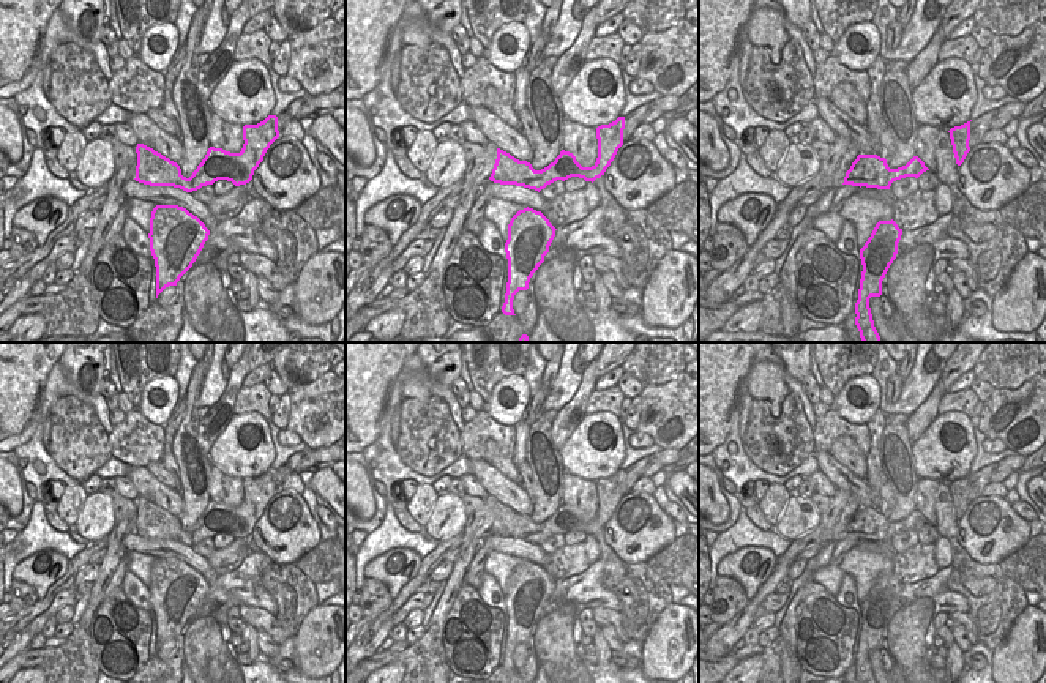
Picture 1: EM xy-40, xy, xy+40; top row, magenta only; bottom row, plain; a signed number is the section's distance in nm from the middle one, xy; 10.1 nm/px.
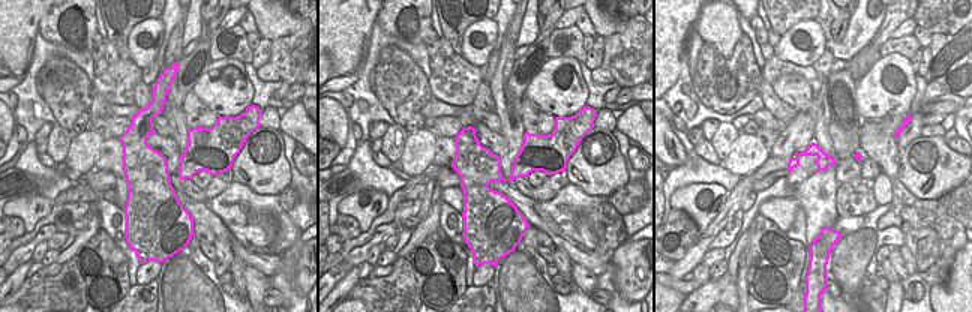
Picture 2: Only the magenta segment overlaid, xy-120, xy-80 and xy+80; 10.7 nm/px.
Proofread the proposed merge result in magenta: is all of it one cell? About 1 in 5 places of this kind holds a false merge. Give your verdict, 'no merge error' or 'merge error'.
no merge error

